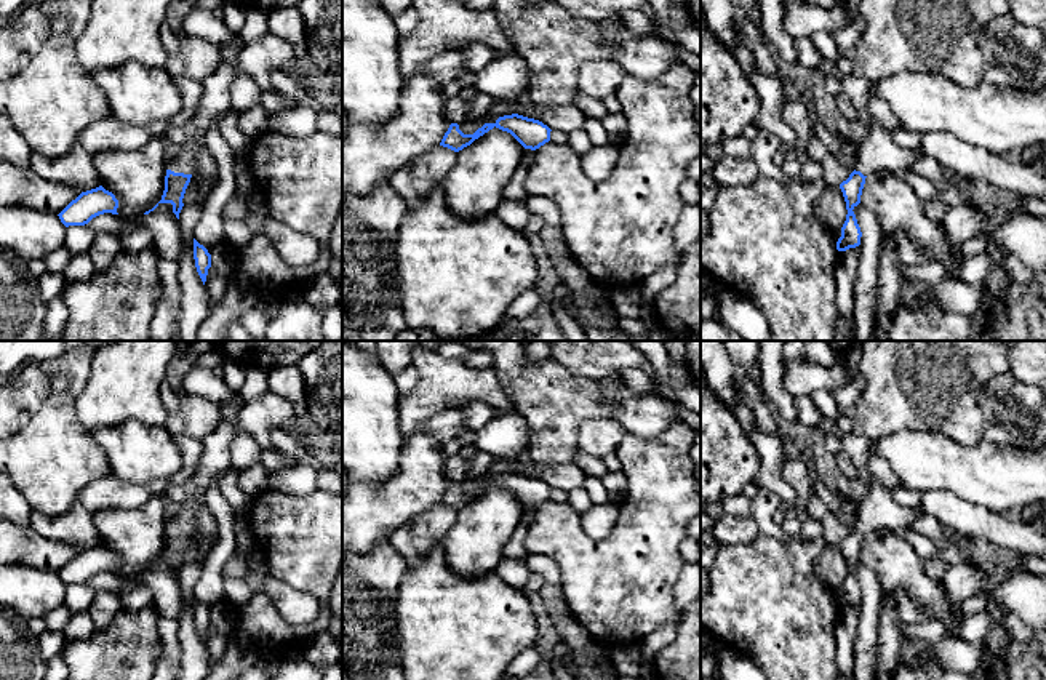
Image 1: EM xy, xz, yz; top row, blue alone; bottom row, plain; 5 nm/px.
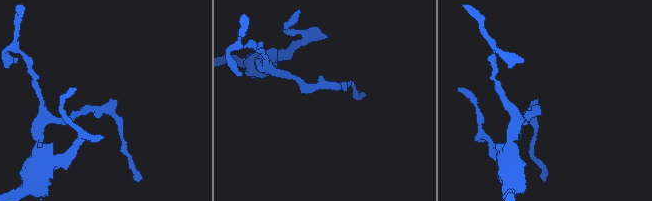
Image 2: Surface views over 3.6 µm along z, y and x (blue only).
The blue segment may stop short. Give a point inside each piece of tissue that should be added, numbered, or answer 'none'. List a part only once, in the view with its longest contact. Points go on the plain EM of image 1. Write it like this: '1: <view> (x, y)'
1: xy (258, 416)

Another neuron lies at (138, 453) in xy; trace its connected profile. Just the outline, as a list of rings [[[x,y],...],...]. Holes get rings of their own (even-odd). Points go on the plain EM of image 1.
[[[126,421],[91,434],[104,450],[112,475],[128,483],[170,478],[182,467],[182,454],[166,427]]]

